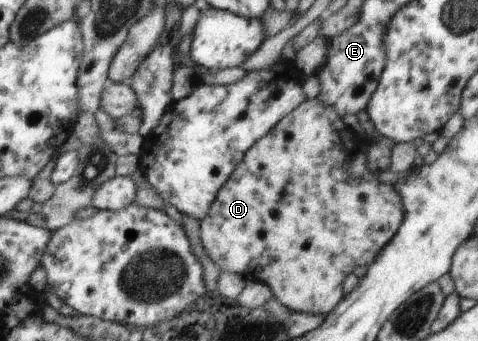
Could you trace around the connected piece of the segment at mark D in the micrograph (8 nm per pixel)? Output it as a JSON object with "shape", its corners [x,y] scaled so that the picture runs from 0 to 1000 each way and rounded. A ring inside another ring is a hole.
{"shape":[[[665,287],[640,290],[510,452],[504,481],[494,487],[485,516],[477,522],[477,534],[460,551],[452,587],[444,592],[435,633],[423,651],[416,651],[423,721],[439,762],[460,783],[460,795],[504,806],[515,827],[523,821],[550,824],[567,848],[582,886],[598,903],[607,903],[615,918],[684,927],[690,915],[697,915],[720,868],[720,821],[736,804],[747,780],[774,780],[787,762],[787,751],[795,751],[795,739],[810,724],[812,710],[837,674],[837,657],[845,645],[845,604],[841,604],[837,569],[818,543],[799,540],[770,487],[770,419],[768,408],[751,399],[720,364],[711,334],[703,334],[703,323],[695,311],[674,305]],[[692,440],[703,440],[707,457],[720,469],[715,487],[688,484],[688,446]]]}

